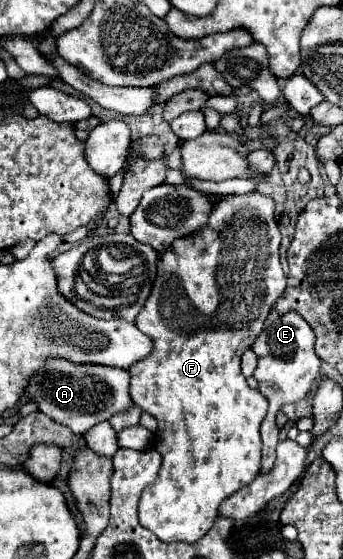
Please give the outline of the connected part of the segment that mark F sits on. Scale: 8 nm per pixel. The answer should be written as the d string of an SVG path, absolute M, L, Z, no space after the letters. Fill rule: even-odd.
M246 193L246 195L228 195L228 197L222 197L210 211L210 217L208 217L208 223L186 235L184 239L176 239L168 251L160 253L158 257L158 273L156 273L156 279L154 279L154 285L152 285L152 291L150 291L150 297L146 299L142 311L138 313L134 325L146 333L154 347L150 351L150 355L134 365L130 365L128 373L130 373L130 397L132 401L142 407L142 411L150 413L152 417L156 417L158 421L158 431L154 433L154 449L162 455L162 467L158 471L158 477L154 483L150 483L144 491L142 491L142 497L140 497L140 503L138 503L138 519L140 519L140 525L146 527L148 531L152 531L160 541L164 543L170 543L170 541L184 541L184 543L196 543L198 539L202 539L214 525L216 517L218 517L218 505L228 499L230 495L238 493L242 487L246 487L250 481L254 481L254 477L258 475L260 471L260 459L262 459L262 439L260 439L260 423L266 415L266 409L268 409L268 403L266 403L266 397L260 395L256 389L252 389L248 383L246 383L246 377L242 375L242 369L240 369L240 357L242 353L252 347L256 335L260 335L262 331L262 325L264 325L264 319L268 315L268 311L274 307L276 299L282 295L284 287L286 287L286 275L282 271L282 265L280 265L280 253L278 253L278 247L280 247L280 241L282 241L282 235L280 235L280 227L278 227L278 219L274 215L274 209L276 209L276 203L272 197L268 195L262 195L262 193Z

